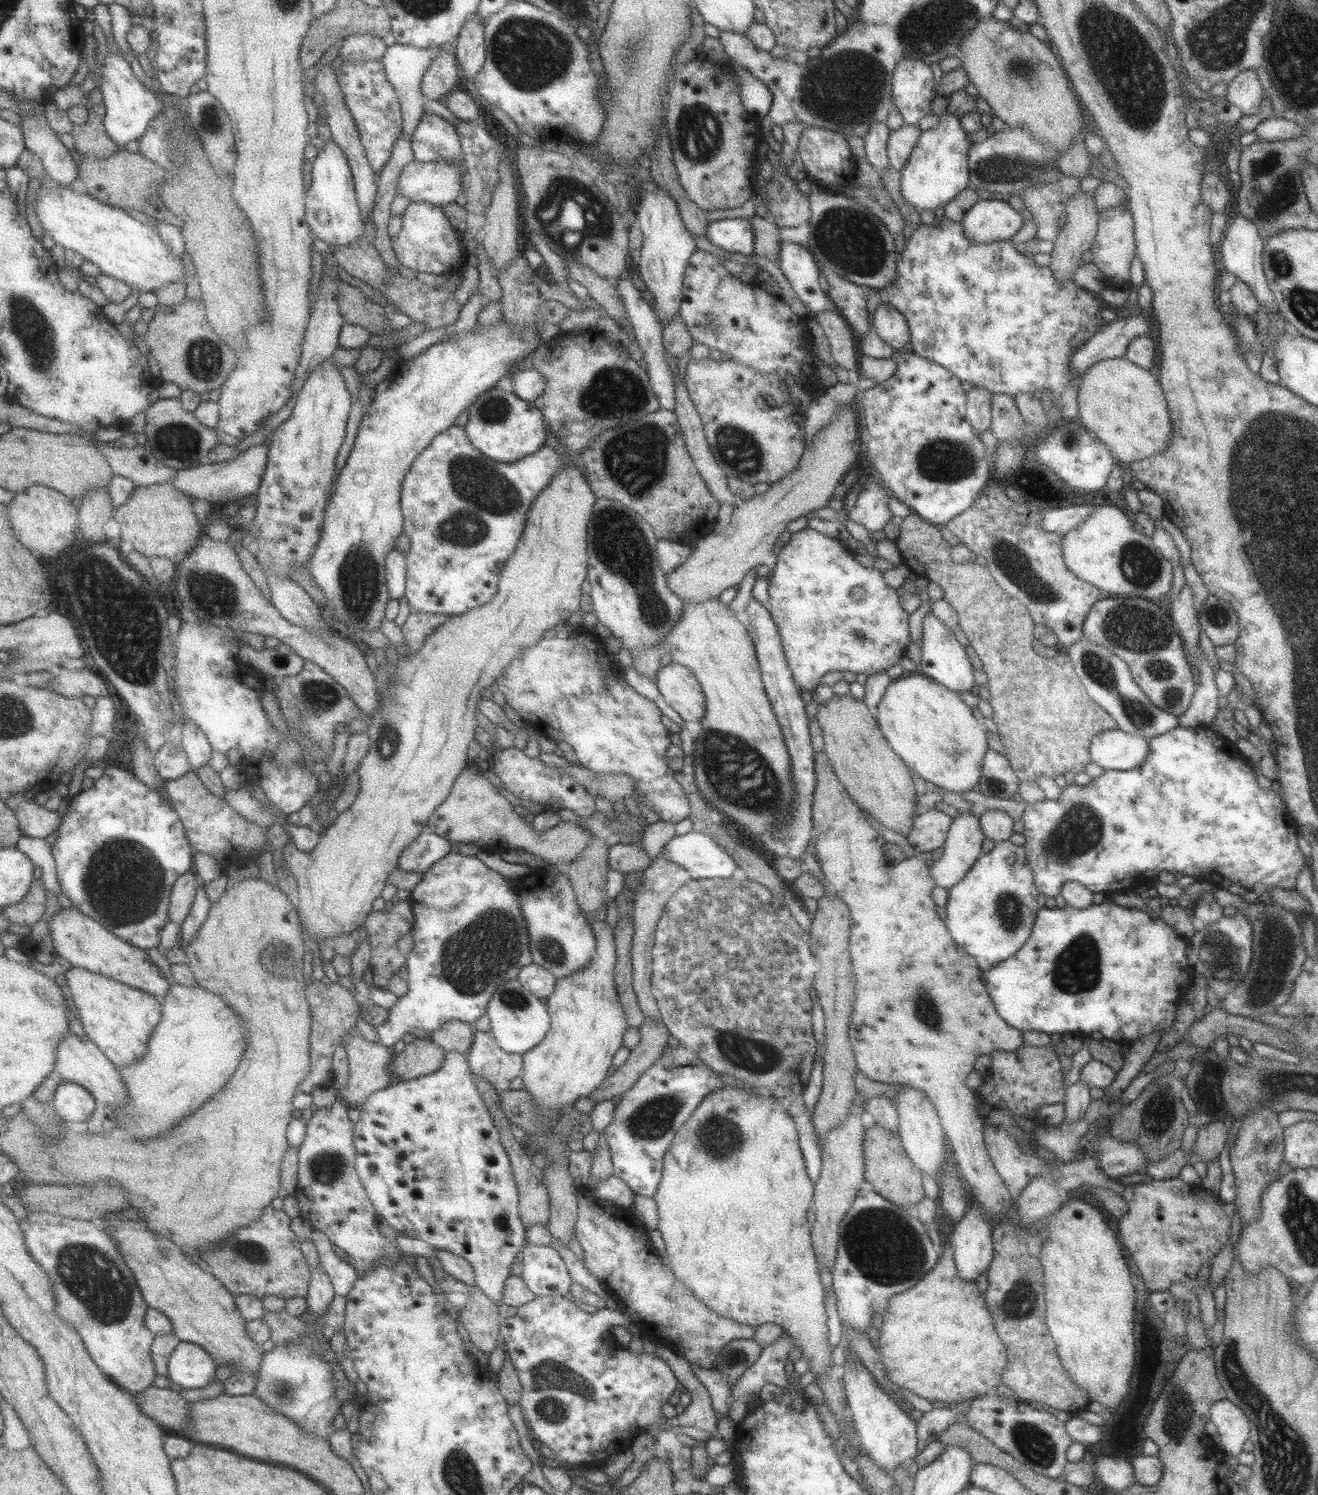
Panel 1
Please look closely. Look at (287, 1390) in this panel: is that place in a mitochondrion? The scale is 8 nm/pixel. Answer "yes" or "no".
yes

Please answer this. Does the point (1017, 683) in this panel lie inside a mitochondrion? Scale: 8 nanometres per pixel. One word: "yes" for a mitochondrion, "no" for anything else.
no

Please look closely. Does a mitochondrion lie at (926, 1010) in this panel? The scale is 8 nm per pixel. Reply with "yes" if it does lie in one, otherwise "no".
yes

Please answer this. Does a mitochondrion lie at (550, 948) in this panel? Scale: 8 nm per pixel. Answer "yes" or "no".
yes

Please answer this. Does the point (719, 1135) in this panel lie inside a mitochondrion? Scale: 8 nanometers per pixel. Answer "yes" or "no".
yes

